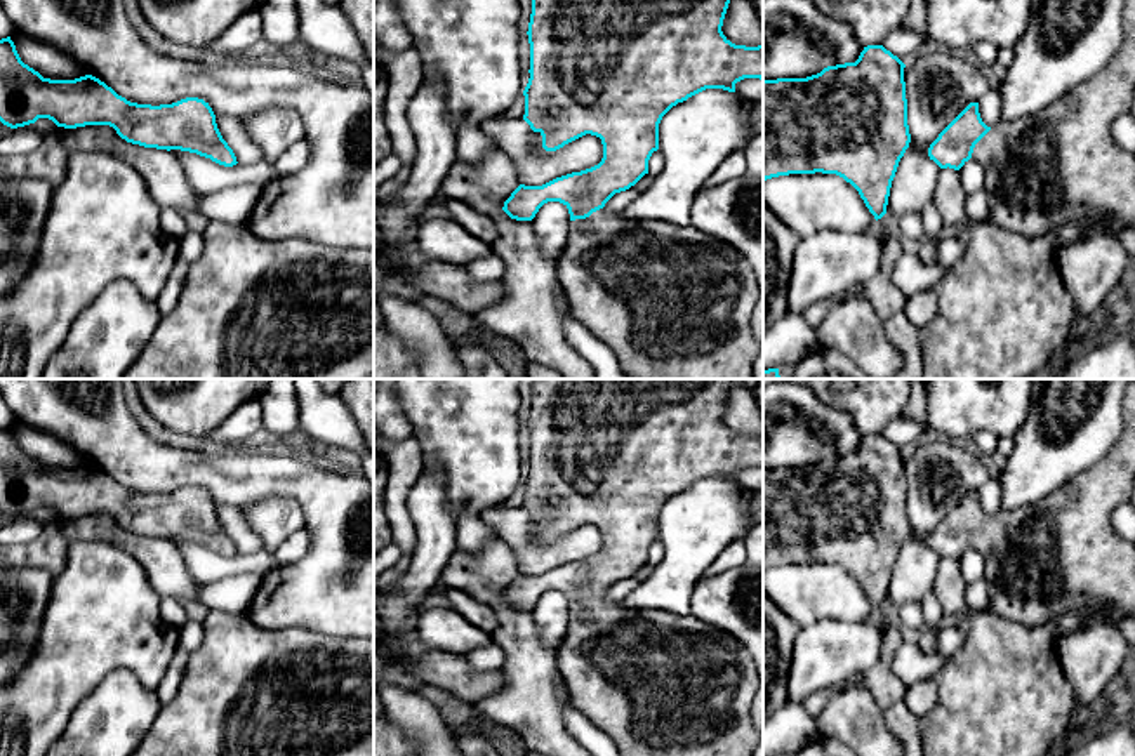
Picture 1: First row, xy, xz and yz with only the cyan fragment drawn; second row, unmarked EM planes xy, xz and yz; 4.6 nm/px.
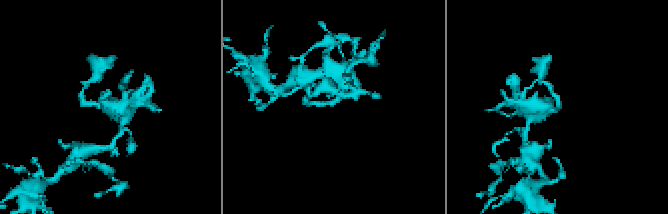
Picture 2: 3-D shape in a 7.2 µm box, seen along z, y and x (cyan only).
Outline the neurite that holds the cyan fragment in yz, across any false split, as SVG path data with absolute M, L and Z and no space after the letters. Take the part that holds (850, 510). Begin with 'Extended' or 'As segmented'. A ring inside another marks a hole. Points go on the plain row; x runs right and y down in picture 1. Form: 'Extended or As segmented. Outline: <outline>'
As segmented. Outline: M867 434L855 452L827 455L806 468L763 469L763 572L789 563L836 563L859 580L874 608L881 608L899 551L911 532L904 457L883 434Z

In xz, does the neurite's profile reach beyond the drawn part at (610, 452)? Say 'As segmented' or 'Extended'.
Extended

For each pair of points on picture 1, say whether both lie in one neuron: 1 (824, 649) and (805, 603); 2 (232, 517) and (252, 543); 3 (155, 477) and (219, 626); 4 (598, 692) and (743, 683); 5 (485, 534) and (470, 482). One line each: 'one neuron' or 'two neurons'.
1: two neurons
2: one neuron
3: two neurons
4: one neuron
5: two neurons

